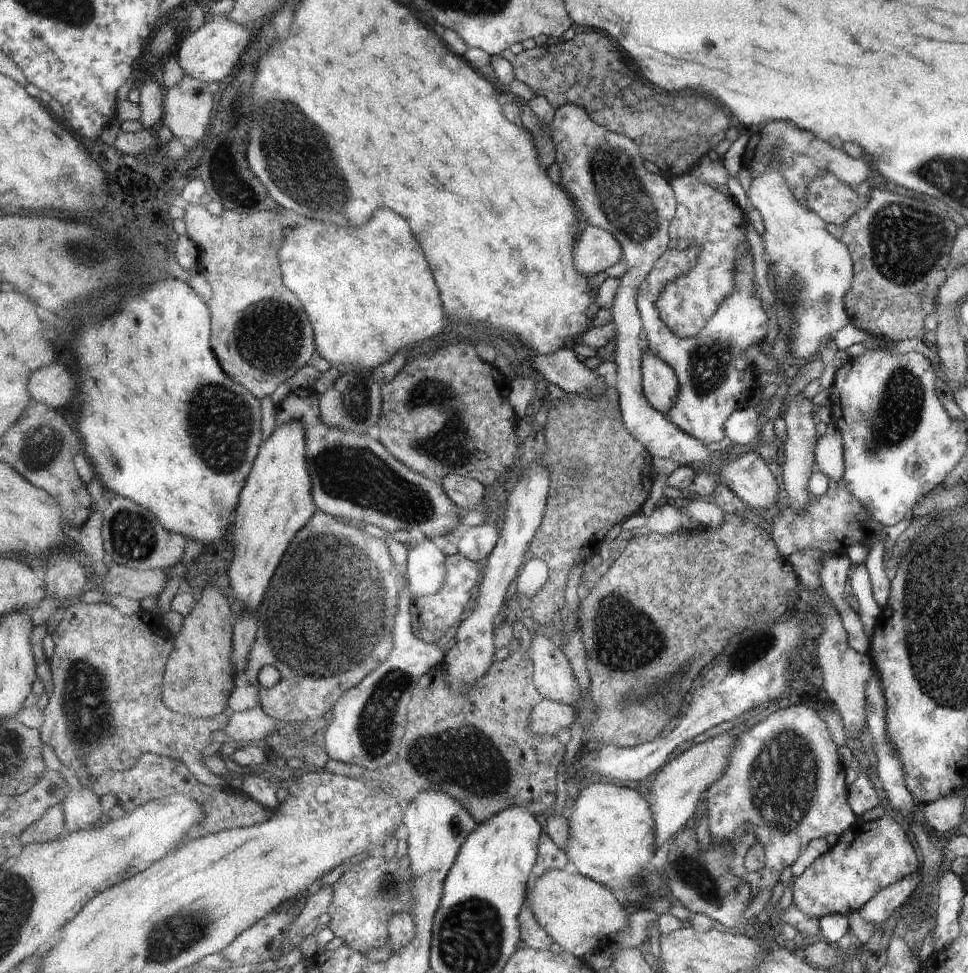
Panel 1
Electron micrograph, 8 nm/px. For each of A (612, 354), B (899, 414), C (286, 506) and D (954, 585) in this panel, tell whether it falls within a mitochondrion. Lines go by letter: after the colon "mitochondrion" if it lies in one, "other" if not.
A: other
B: mitochondrion
C: other
D: mitochondrion

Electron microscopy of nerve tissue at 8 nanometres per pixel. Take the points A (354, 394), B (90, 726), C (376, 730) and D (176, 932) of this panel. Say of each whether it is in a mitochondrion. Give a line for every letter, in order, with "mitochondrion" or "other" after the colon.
A: mitochondrion
B: mitochondrion
C: mitochondrion
D: mitochondrion

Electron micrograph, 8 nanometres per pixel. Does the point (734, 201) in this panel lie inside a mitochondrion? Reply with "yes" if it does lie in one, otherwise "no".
no

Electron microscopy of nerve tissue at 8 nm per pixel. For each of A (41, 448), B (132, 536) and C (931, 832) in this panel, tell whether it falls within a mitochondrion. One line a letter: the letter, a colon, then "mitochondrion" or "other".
A: mitochondrion
B: mitochondrion
C: other

